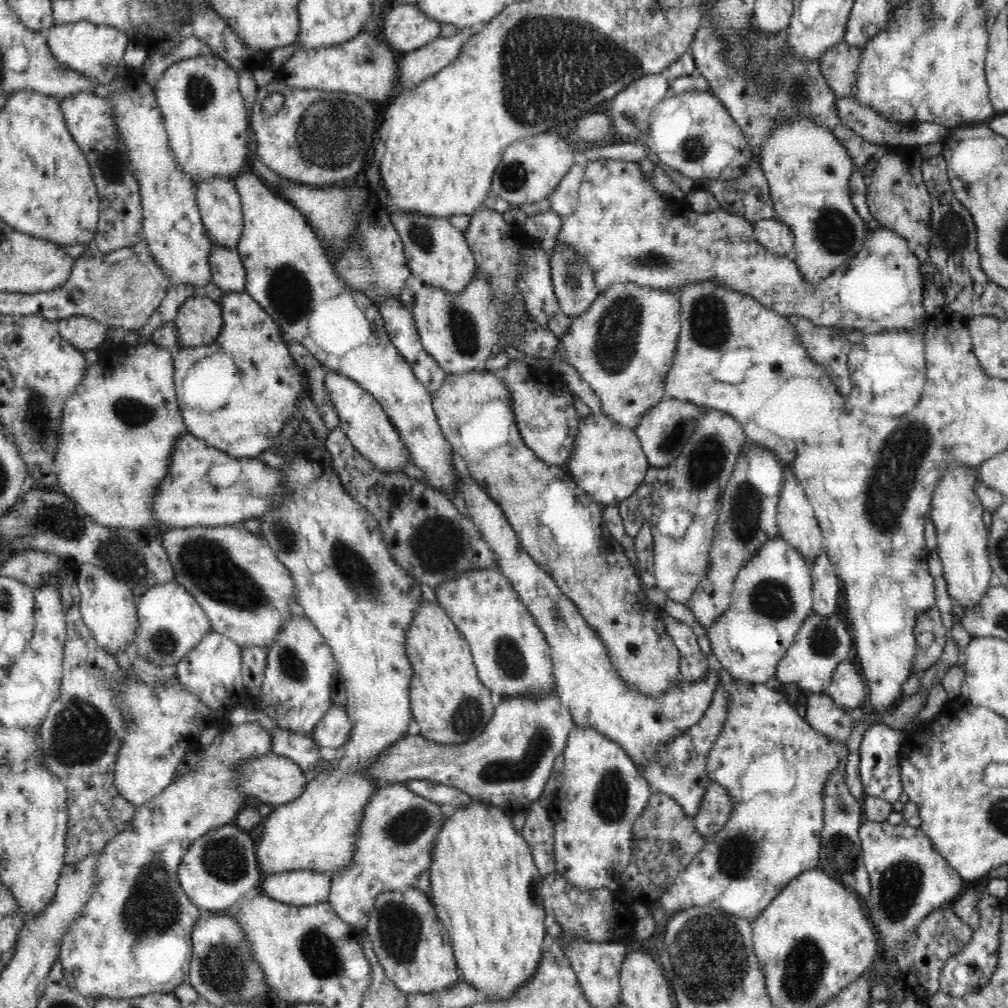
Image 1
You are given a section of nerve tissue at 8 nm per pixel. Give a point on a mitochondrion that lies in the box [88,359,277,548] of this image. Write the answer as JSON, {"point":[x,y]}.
{"point":[134,413]}

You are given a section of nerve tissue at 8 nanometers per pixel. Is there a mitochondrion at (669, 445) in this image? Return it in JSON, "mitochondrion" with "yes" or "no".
{"mitochondrion":"yes"}

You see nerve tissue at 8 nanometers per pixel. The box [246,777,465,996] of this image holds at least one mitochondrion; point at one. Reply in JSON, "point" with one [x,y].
{"point":[400,927]}

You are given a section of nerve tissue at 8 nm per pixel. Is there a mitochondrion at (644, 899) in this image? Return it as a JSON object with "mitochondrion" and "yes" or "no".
{"mitochondrion":"no"}

